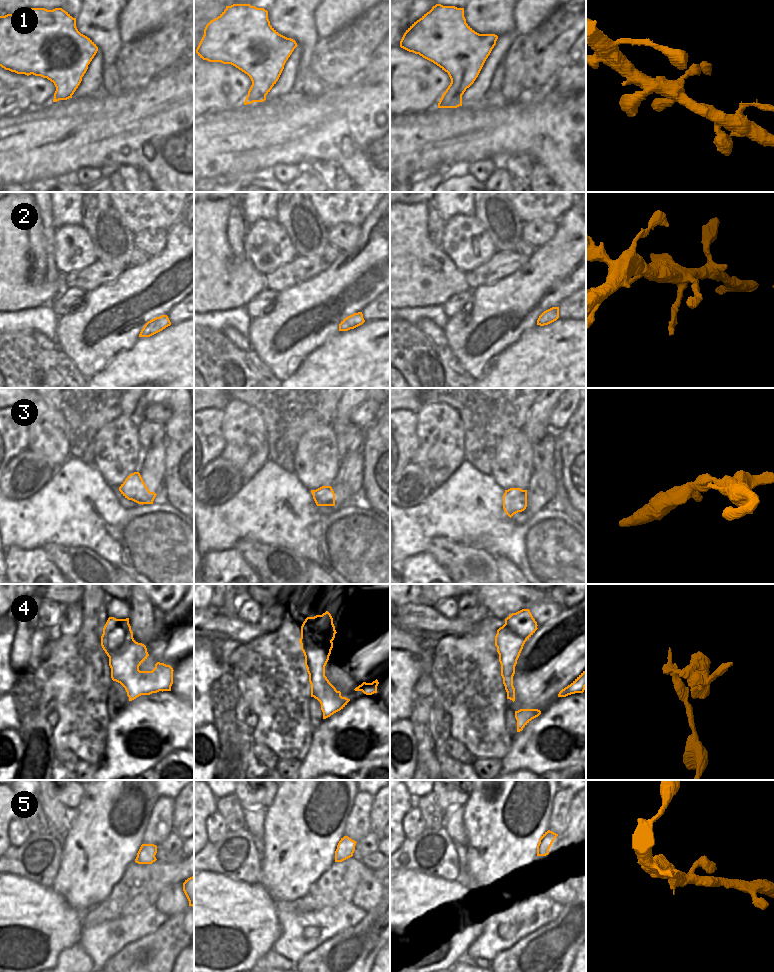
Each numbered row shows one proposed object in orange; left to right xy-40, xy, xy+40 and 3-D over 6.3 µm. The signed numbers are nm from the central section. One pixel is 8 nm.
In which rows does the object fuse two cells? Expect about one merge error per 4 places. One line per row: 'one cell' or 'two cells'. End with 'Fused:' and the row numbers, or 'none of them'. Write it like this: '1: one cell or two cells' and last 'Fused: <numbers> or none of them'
1: one cell
2: one cell
3: one cell
4: two cells
5: one cell
Fused: 4

